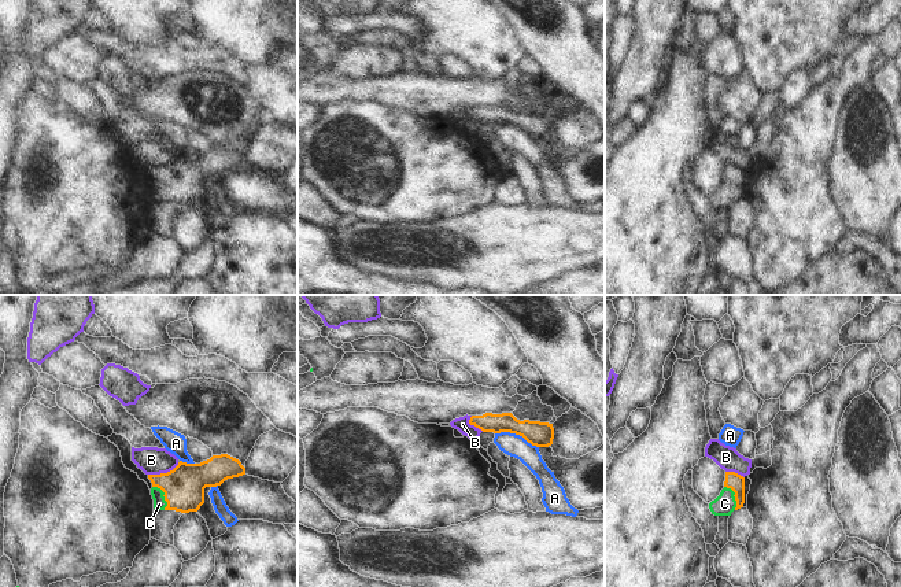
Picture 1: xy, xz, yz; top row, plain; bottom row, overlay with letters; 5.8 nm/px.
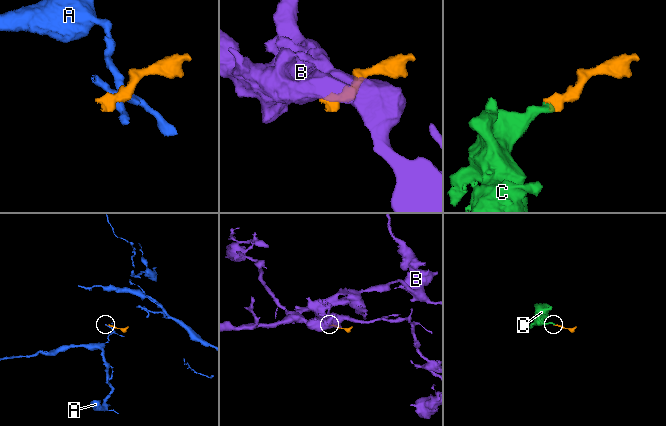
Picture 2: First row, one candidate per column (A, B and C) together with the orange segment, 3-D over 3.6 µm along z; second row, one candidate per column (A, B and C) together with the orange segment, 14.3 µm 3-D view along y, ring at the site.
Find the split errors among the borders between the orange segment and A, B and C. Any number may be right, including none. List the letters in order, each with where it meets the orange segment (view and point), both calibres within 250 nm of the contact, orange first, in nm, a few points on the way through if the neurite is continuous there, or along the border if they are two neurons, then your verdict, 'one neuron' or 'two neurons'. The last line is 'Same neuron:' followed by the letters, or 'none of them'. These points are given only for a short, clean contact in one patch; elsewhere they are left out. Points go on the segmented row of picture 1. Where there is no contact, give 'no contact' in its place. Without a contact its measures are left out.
A: contact xz (517, 434); calibres 150 and 130 nm; border xz (495, 432), (519, 434), (538, 447); two neurons
B: contact xy (163, 473); calibres 240 and 160 nm; border xy (178, 462), (166, 472), (148, 475); two neurons
C: contact xy (163, 495); calibres 240 and 80 nm; way xy (184, 487), (163, 495), (159, 504); one neuron
Same neuron: C

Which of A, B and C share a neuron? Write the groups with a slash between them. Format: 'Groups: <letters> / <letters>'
Groups: A / B / C

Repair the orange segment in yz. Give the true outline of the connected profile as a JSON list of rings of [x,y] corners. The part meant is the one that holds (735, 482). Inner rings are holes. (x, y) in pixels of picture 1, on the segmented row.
[[[725,472],[724,488],[720,495],[709,503],[714,516],[731,516],[734,510],[743,507],[745,477],[735,472]]]

